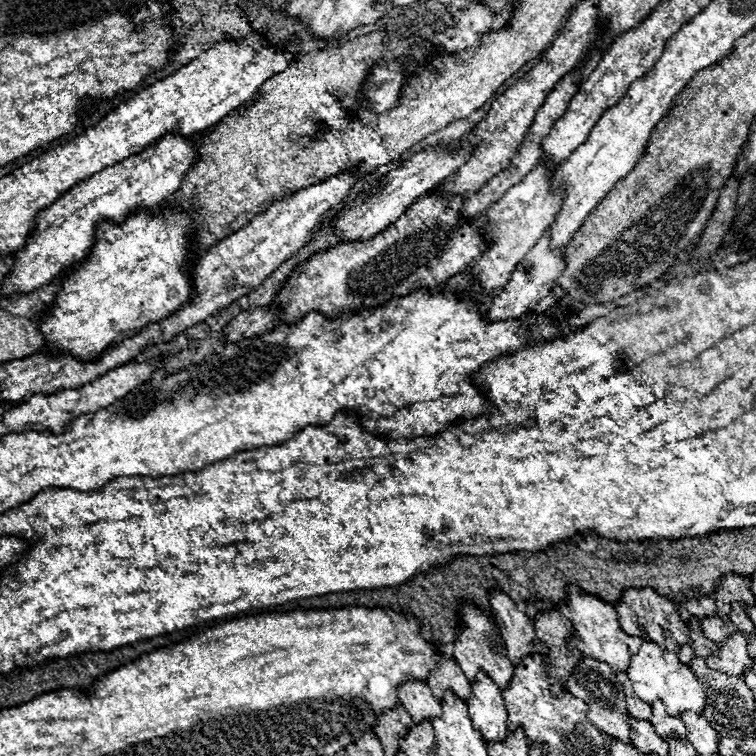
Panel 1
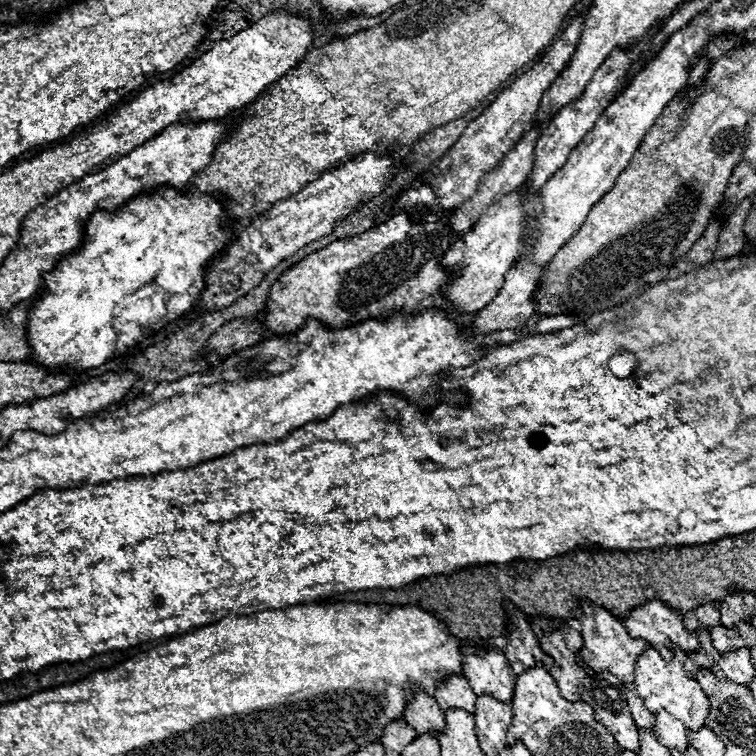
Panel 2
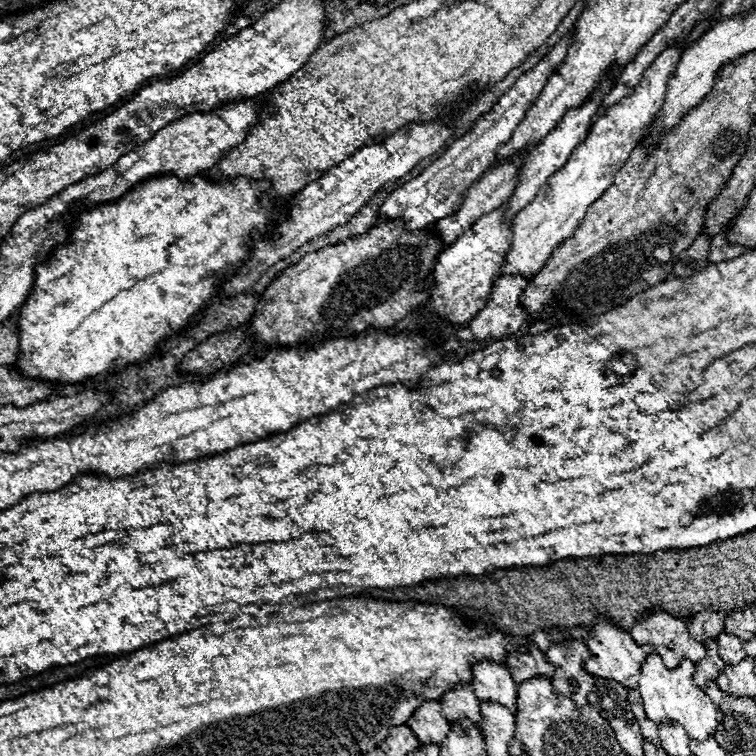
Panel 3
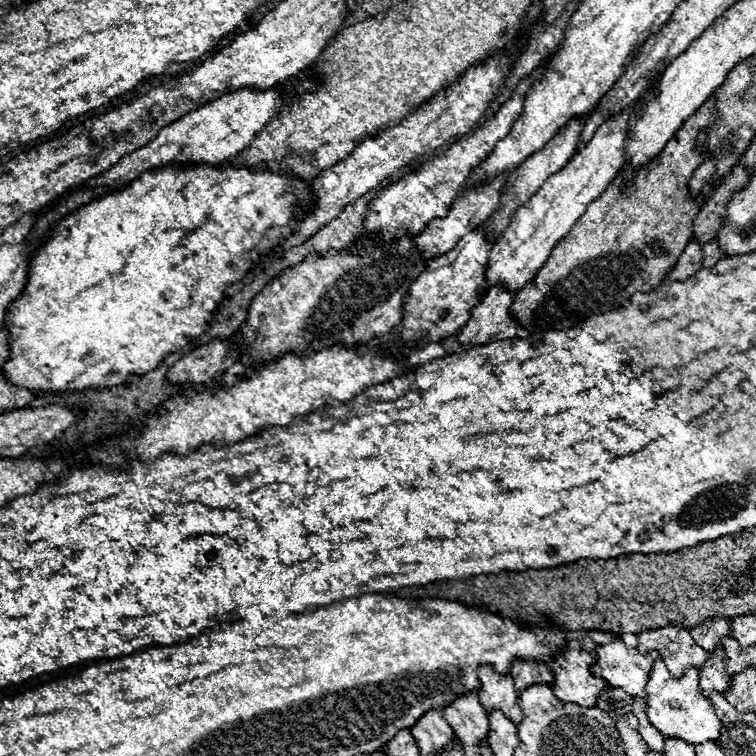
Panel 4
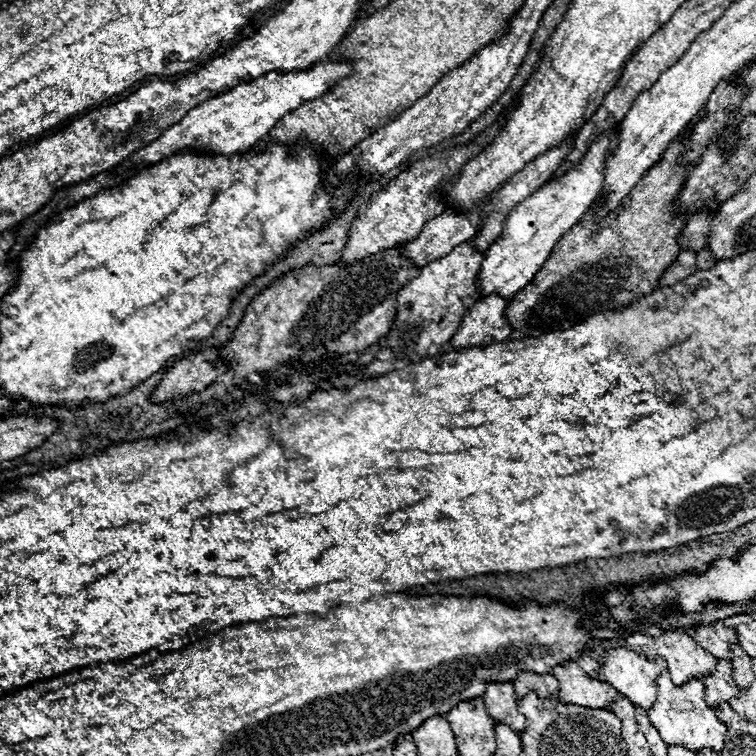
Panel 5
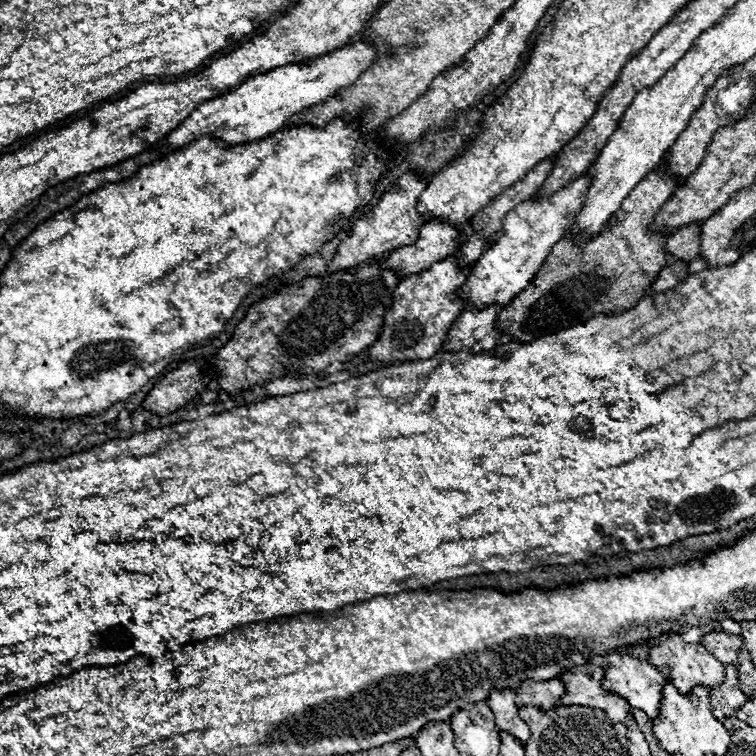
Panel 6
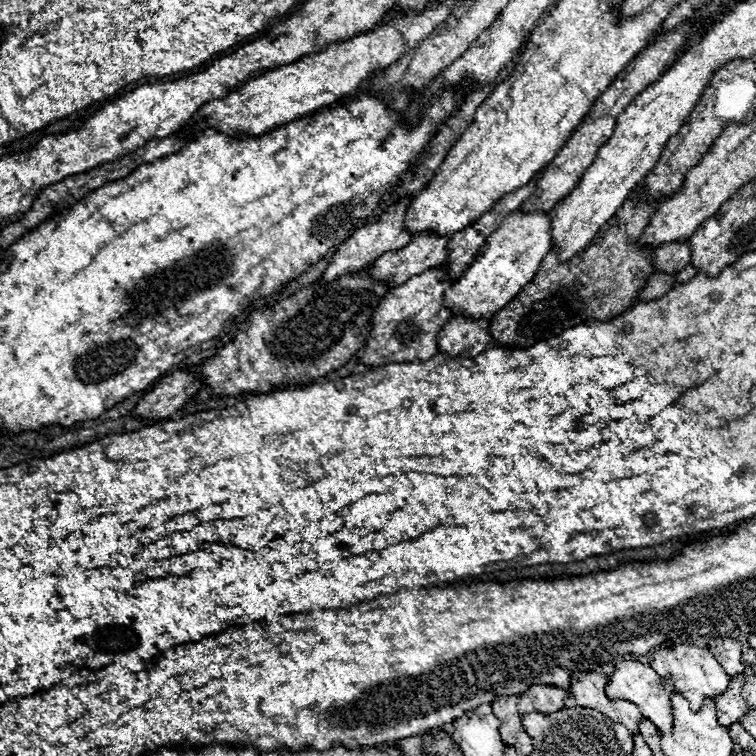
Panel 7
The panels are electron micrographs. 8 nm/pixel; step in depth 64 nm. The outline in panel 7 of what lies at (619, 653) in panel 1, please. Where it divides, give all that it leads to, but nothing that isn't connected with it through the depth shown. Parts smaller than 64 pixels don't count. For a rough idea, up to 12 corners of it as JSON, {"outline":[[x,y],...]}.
{"outline":[[620,662],[606,696],[626,700],[662,732],[674,728],[670,682]]}

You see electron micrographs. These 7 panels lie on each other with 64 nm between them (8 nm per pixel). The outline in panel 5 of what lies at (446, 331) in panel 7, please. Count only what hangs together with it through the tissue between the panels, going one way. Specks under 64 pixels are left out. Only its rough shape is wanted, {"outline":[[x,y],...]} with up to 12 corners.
{"outline":[[478,300],[450,338],[454,348],[504,342],[506,300]]}

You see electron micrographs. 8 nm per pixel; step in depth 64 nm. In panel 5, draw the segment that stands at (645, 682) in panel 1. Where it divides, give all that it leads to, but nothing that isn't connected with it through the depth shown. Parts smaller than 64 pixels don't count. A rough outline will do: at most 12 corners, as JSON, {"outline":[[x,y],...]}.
{"outline":[[662,670],[648,712],[668,746],[720,752],[726,726],[700,680]]}

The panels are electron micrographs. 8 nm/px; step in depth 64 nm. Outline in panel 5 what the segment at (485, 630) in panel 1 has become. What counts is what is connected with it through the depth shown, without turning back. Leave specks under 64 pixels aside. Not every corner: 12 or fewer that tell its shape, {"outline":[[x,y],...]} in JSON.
{"outline":[[490,682],[482,696],[494,722],[522,734],[512,682]]}

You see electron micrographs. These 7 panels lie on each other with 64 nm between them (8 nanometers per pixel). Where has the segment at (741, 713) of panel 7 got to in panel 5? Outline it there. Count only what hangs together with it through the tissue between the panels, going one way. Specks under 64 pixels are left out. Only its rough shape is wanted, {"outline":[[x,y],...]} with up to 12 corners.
{"outline":[[718,660],[714,676],[704,680],[706,702],[718,710],[730,704],[740,688],[732,664]]}

